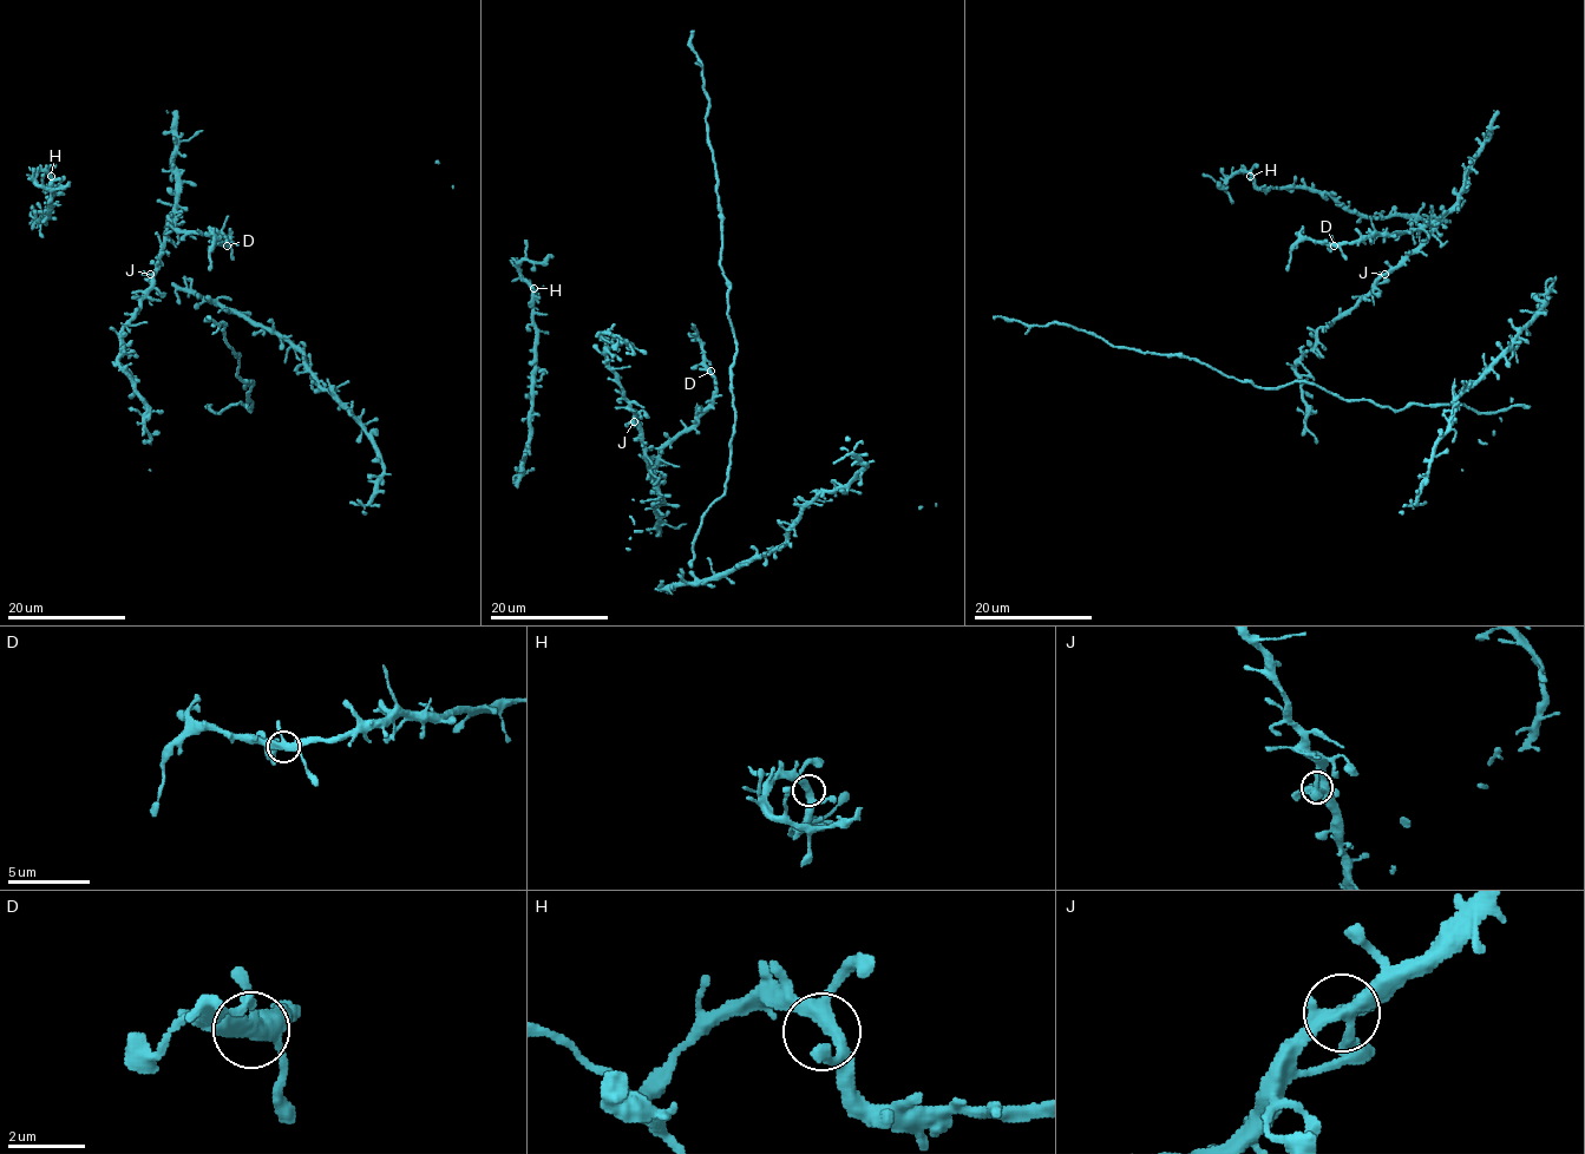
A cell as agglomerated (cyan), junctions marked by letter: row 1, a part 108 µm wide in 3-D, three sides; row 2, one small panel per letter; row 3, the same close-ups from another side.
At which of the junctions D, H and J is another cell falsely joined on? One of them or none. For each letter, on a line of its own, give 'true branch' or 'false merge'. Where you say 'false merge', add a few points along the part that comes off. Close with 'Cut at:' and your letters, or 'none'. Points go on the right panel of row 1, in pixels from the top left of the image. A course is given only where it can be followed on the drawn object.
D: true branch
H: true branch
J: true branch
Cut at: none

